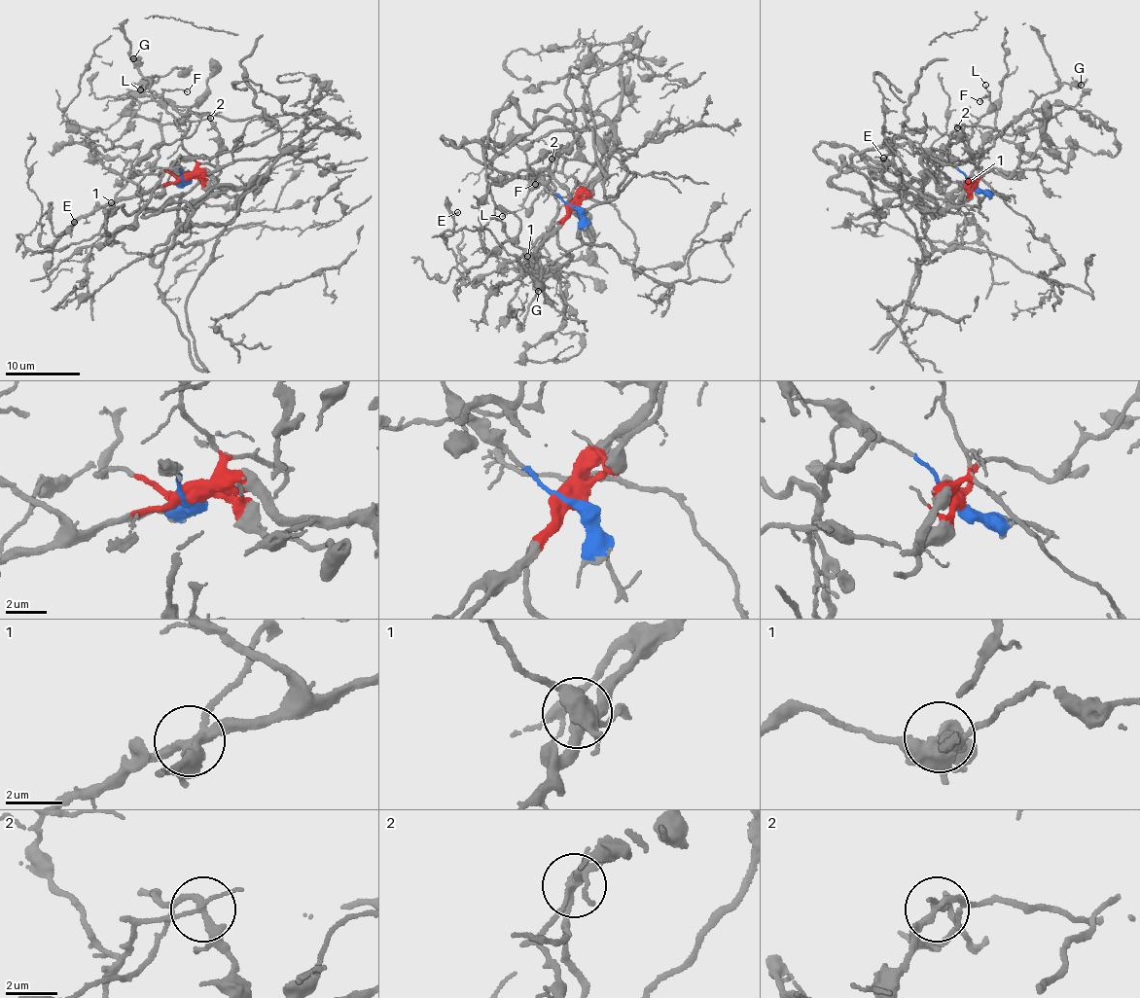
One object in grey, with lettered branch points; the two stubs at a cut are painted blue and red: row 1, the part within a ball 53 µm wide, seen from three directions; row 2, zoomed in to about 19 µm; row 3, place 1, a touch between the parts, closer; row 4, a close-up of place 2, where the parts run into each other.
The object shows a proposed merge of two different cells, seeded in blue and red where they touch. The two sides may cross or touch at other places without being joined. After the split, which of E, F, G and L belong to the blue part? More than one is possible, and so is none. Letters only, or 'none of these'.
G

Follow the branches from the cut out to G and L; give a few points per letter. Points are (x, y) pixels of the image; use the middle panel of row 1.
G: (574, 206), (524, 157), (551, 131), (576, 136), (552, 160), (557, 218), (534, 256), (539, 291)
L: (574, 206), (577, 198), (546, 191), (526, 209), (502, 215)

